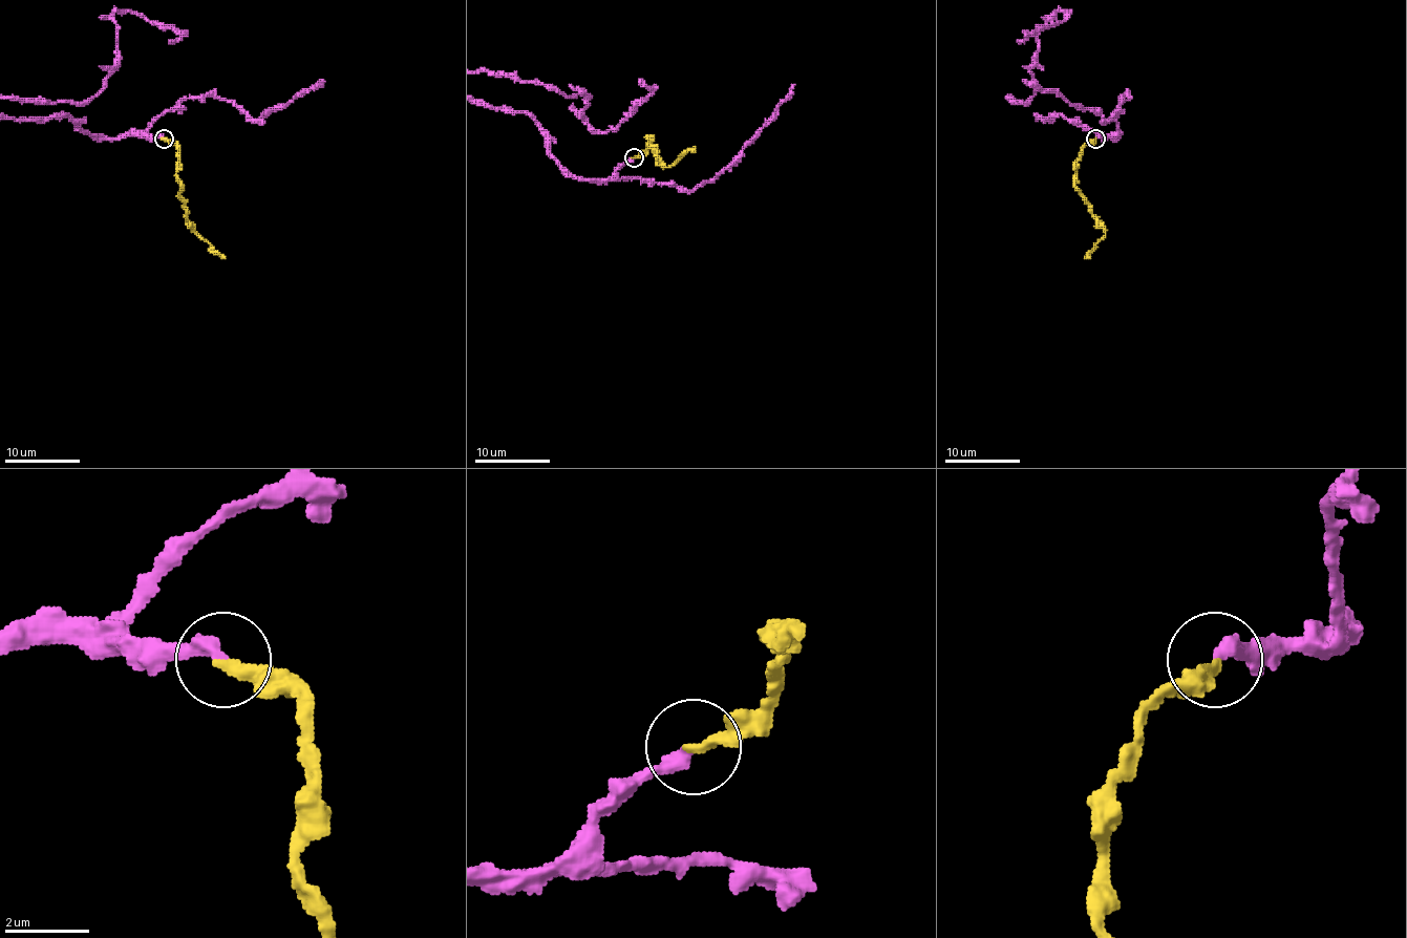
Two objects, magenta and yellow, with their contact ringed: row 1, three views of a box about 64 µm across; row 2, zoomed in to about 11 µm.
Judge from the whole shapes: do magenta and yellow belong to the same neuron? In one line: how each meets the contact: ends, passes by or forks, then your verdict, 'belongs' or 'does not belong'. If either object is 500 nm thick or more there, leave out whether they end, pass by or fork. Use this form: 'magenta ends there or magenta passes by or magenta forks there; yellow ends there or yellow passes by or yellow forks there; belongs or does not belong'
magenta ends there; yellow ends there; belongs

